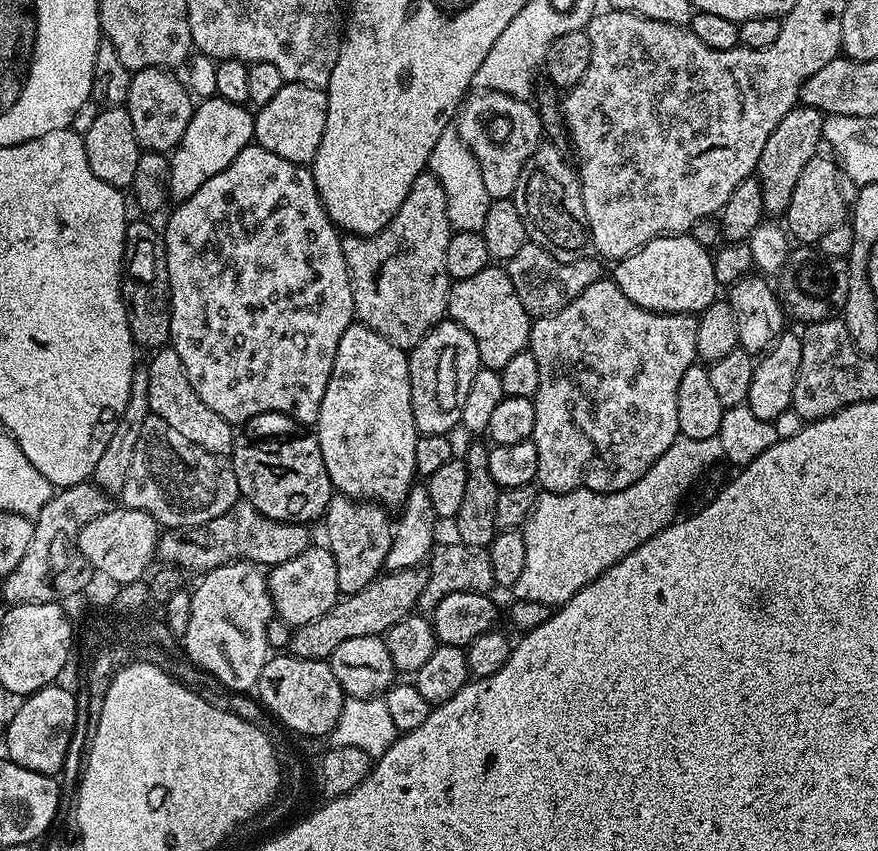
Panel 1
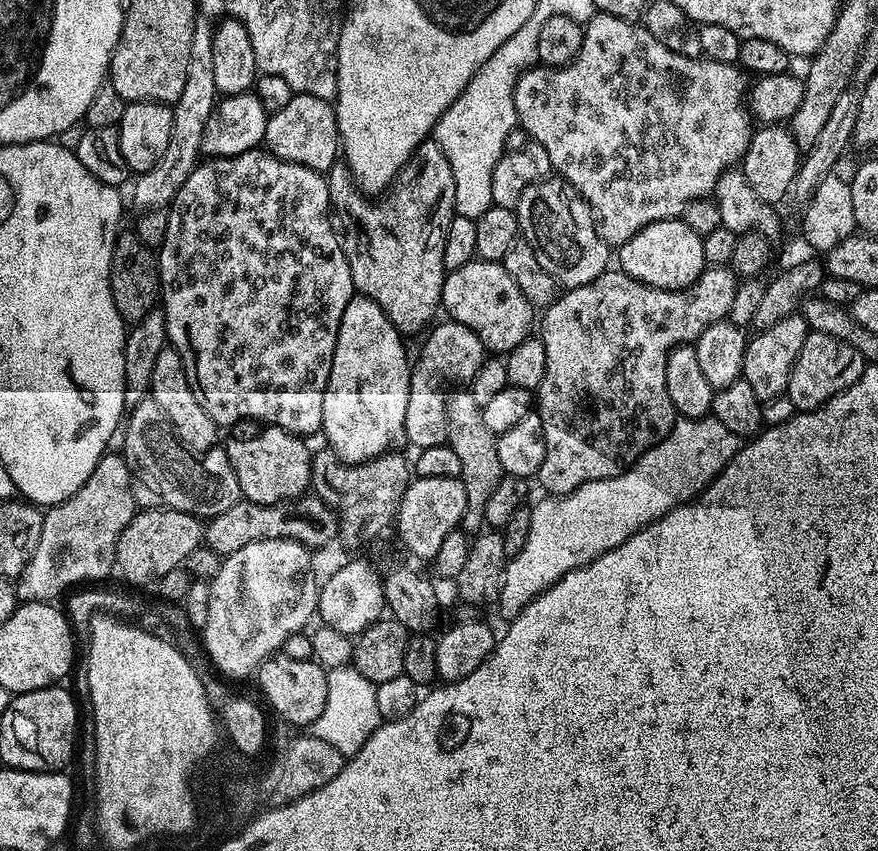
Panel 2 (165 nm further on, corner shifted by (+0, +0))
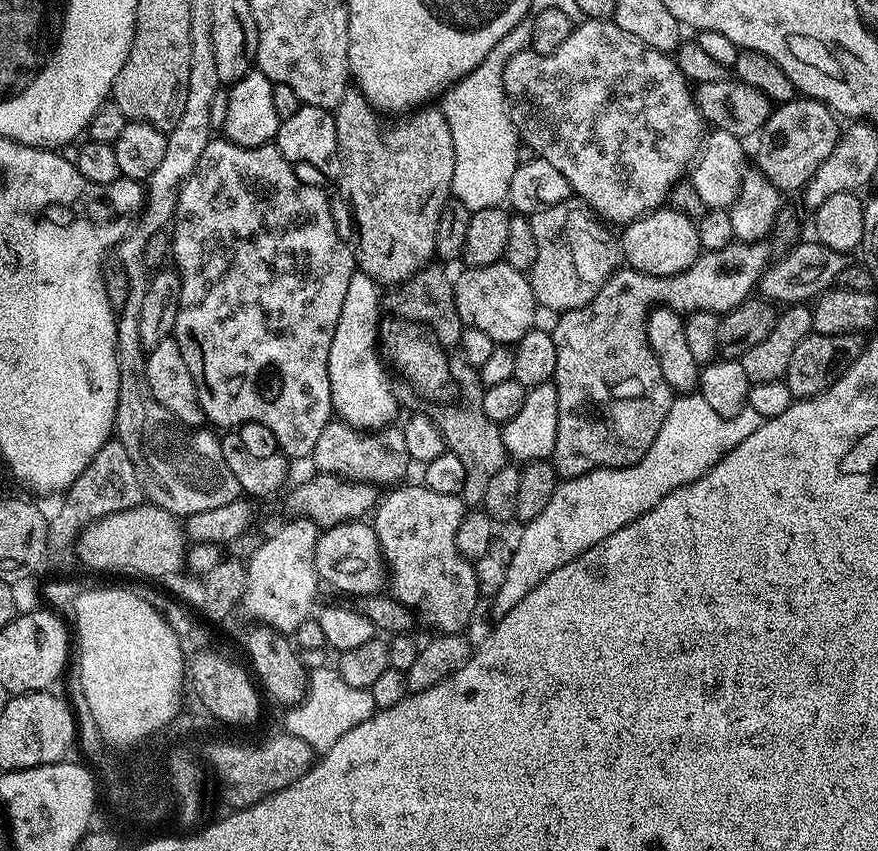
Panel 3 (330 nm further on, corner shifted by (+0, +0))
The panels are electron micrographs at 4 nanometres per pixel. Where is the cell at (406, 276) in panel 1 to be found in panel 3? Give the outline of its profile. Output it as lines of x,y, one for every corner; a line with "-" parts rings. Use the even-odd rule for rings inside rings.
350,90
342,94
342,102
334,110
342,161
338,183
348,195
360,235
354,240
356,262
359,271
368,276
376,273
384,279
396,279
436,256
434,234
438,218
450,199
454,178
454,138
450,138
450,126
443,111
432,107
436,106
420,106
407,114
385,118
359,90

